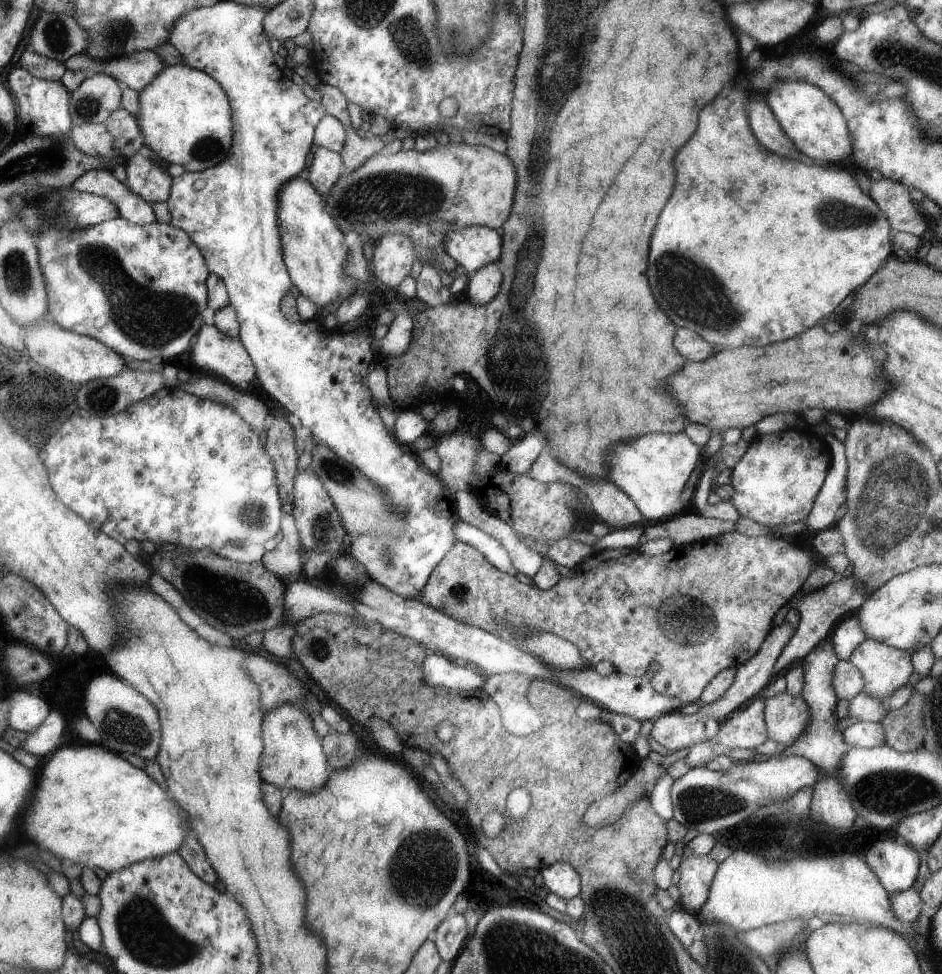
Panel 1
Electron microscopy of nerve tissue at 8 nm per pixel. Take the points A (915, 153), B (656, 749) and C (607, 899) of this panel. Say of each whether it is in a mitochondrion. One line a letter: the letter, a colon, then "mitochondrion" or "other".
A: other
B: other
C: mitochondrion

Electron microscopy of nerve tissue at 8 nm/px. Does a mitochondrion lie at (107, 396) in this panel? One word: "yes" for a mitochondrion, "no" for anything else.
yes

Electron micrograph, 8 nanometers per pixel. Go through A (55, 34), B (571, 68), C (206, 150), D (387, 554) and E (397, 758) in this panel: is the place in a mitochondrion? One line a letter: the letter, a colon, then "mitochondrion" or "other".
A: mitochondrion
B: mitochondrion
C: mitochondrion
D: mitochondrion
E: other

